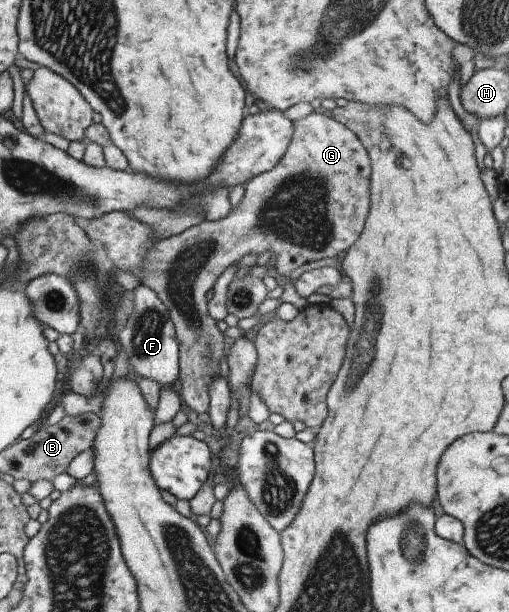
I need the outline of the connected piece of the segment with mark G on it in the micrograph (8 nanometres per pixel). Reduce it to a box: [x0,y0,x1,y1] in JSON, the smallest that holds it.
[141,111,371,413]

